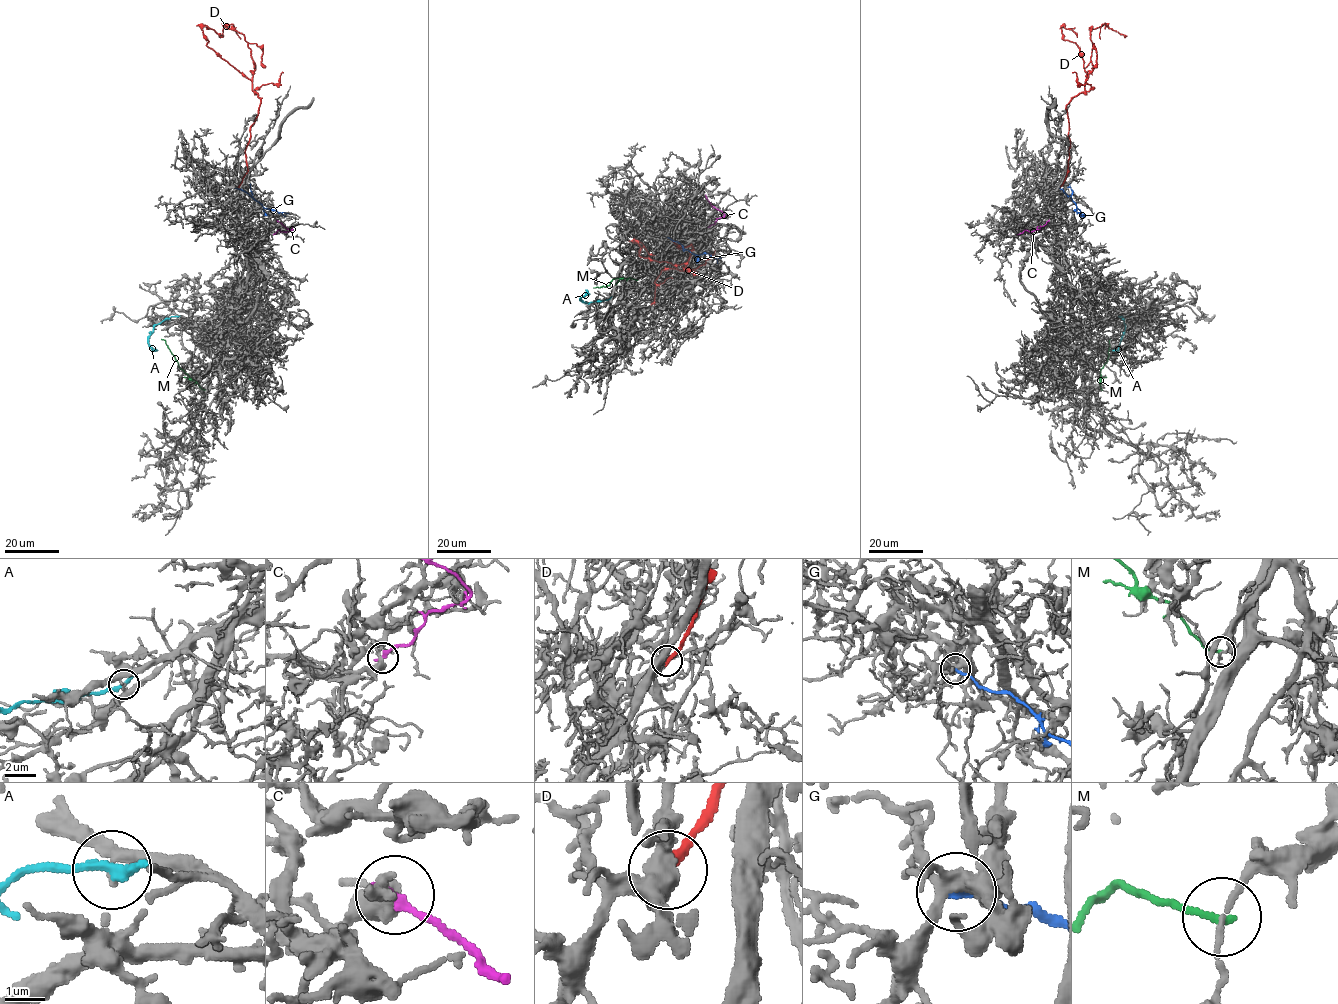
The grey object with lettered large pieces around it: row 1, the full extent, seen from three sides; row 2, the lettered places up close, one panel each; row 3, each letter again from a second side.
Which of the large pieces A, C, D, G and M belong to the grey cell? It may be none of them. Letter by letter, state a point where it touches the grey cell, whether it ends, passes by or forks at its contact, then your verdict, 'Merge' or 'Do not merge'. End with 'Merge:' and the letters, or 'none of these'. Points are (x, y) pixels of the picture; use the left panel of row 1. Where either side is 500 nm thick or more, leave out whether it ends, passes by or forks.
A: Touches grey at (177, 316). It ends there. Do not merge
C: Touches grey at (277, 220). It ends there. Do not merge
D: Touches grey at (238, 186). It ends there. Do not merge
G: Touches grey at (235, 188). It ends there. Do not merge
M: Touches grey at (204, 389). It ends there. Do not merge
Merge: none of these

